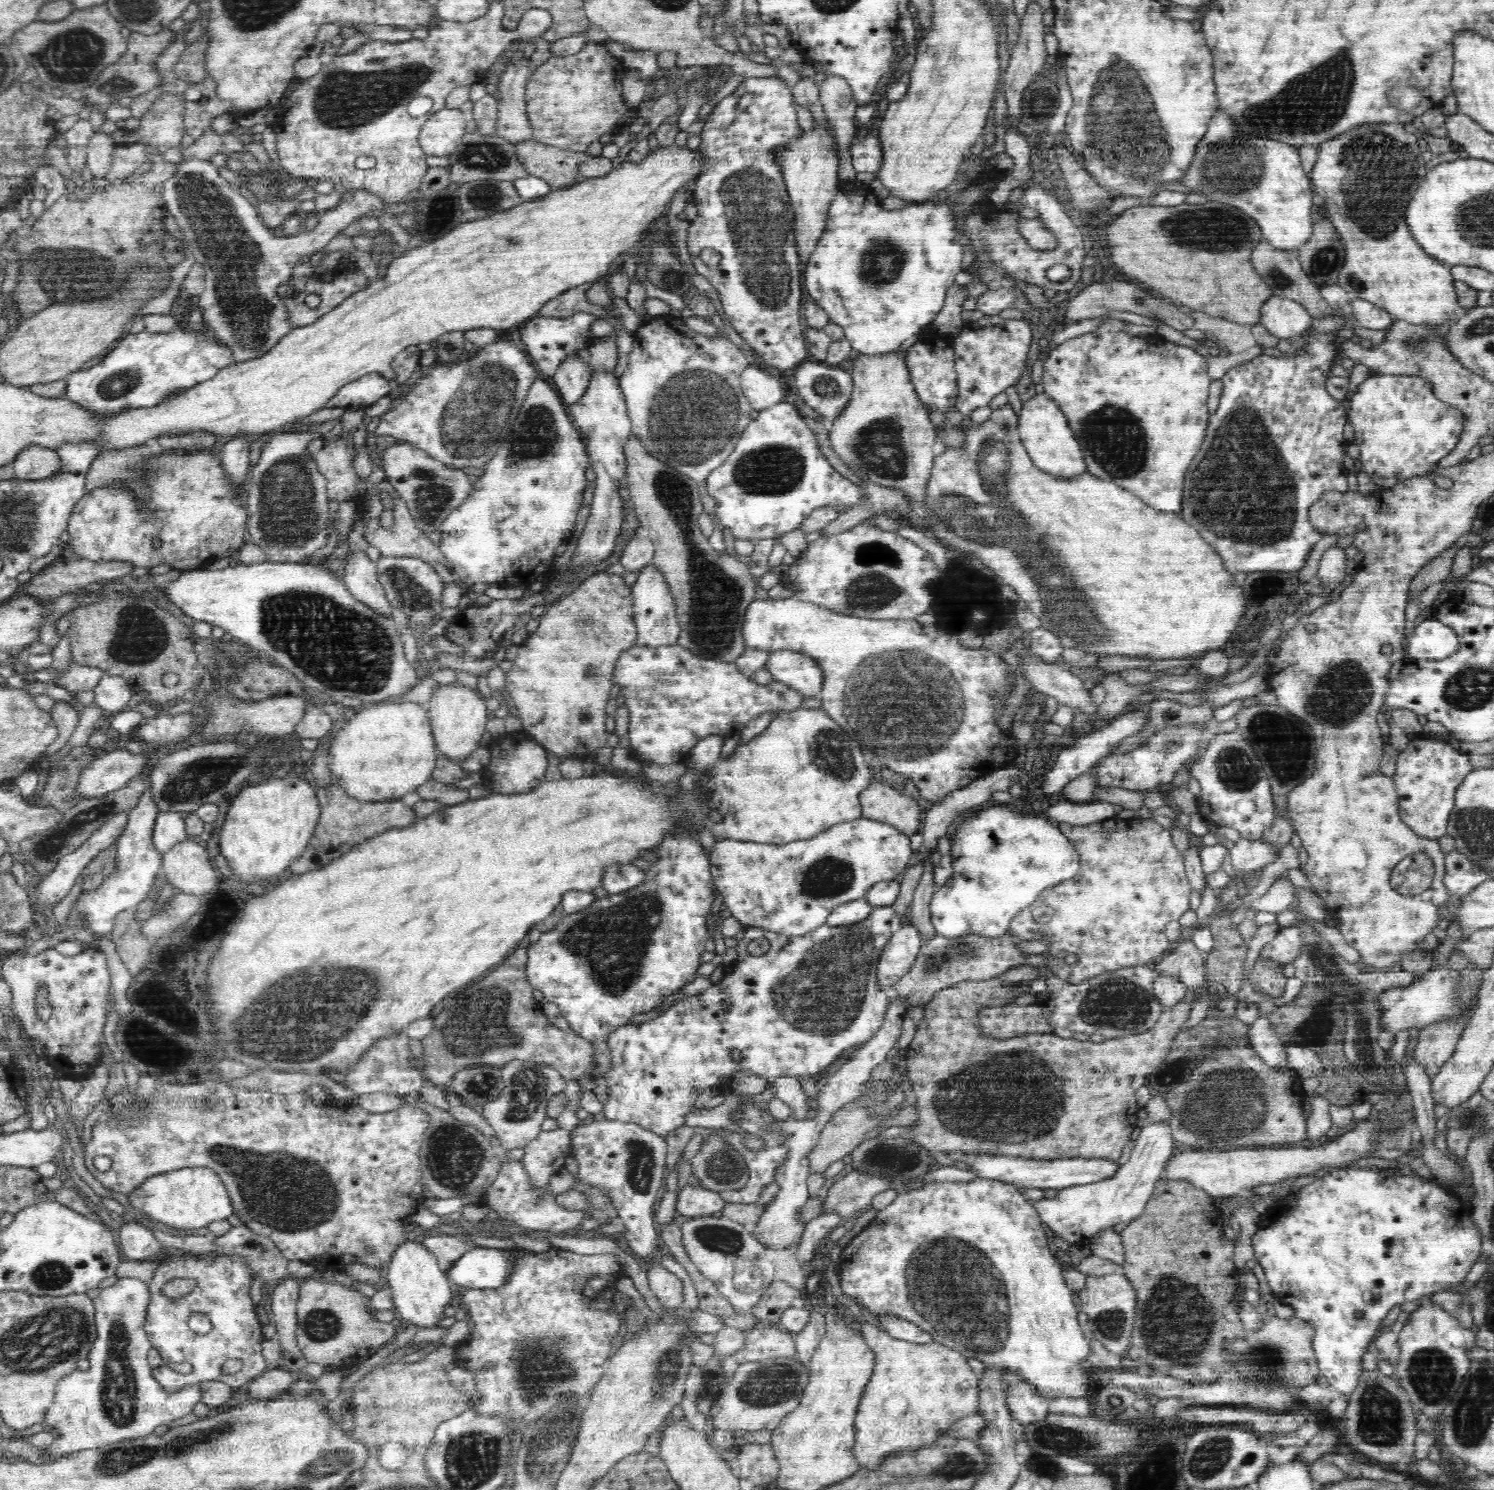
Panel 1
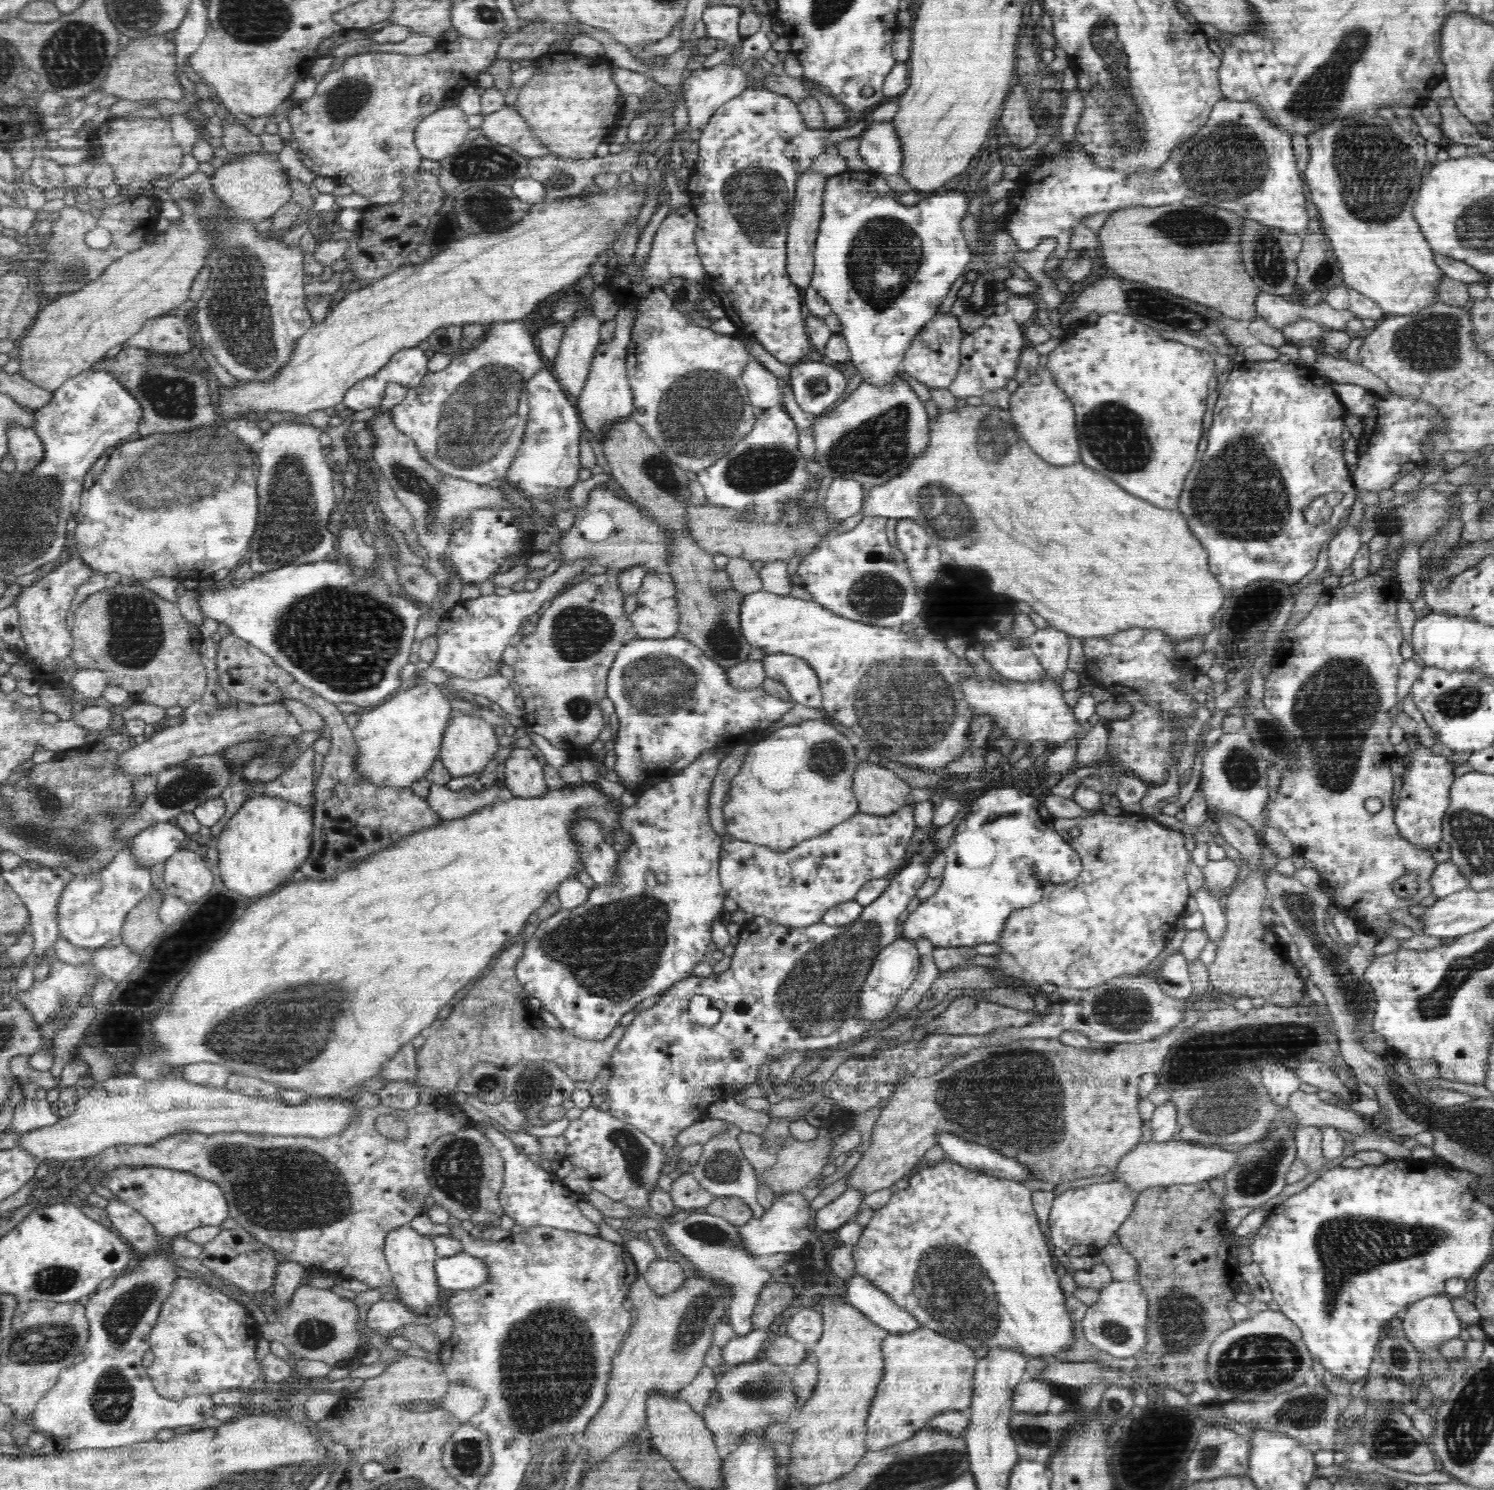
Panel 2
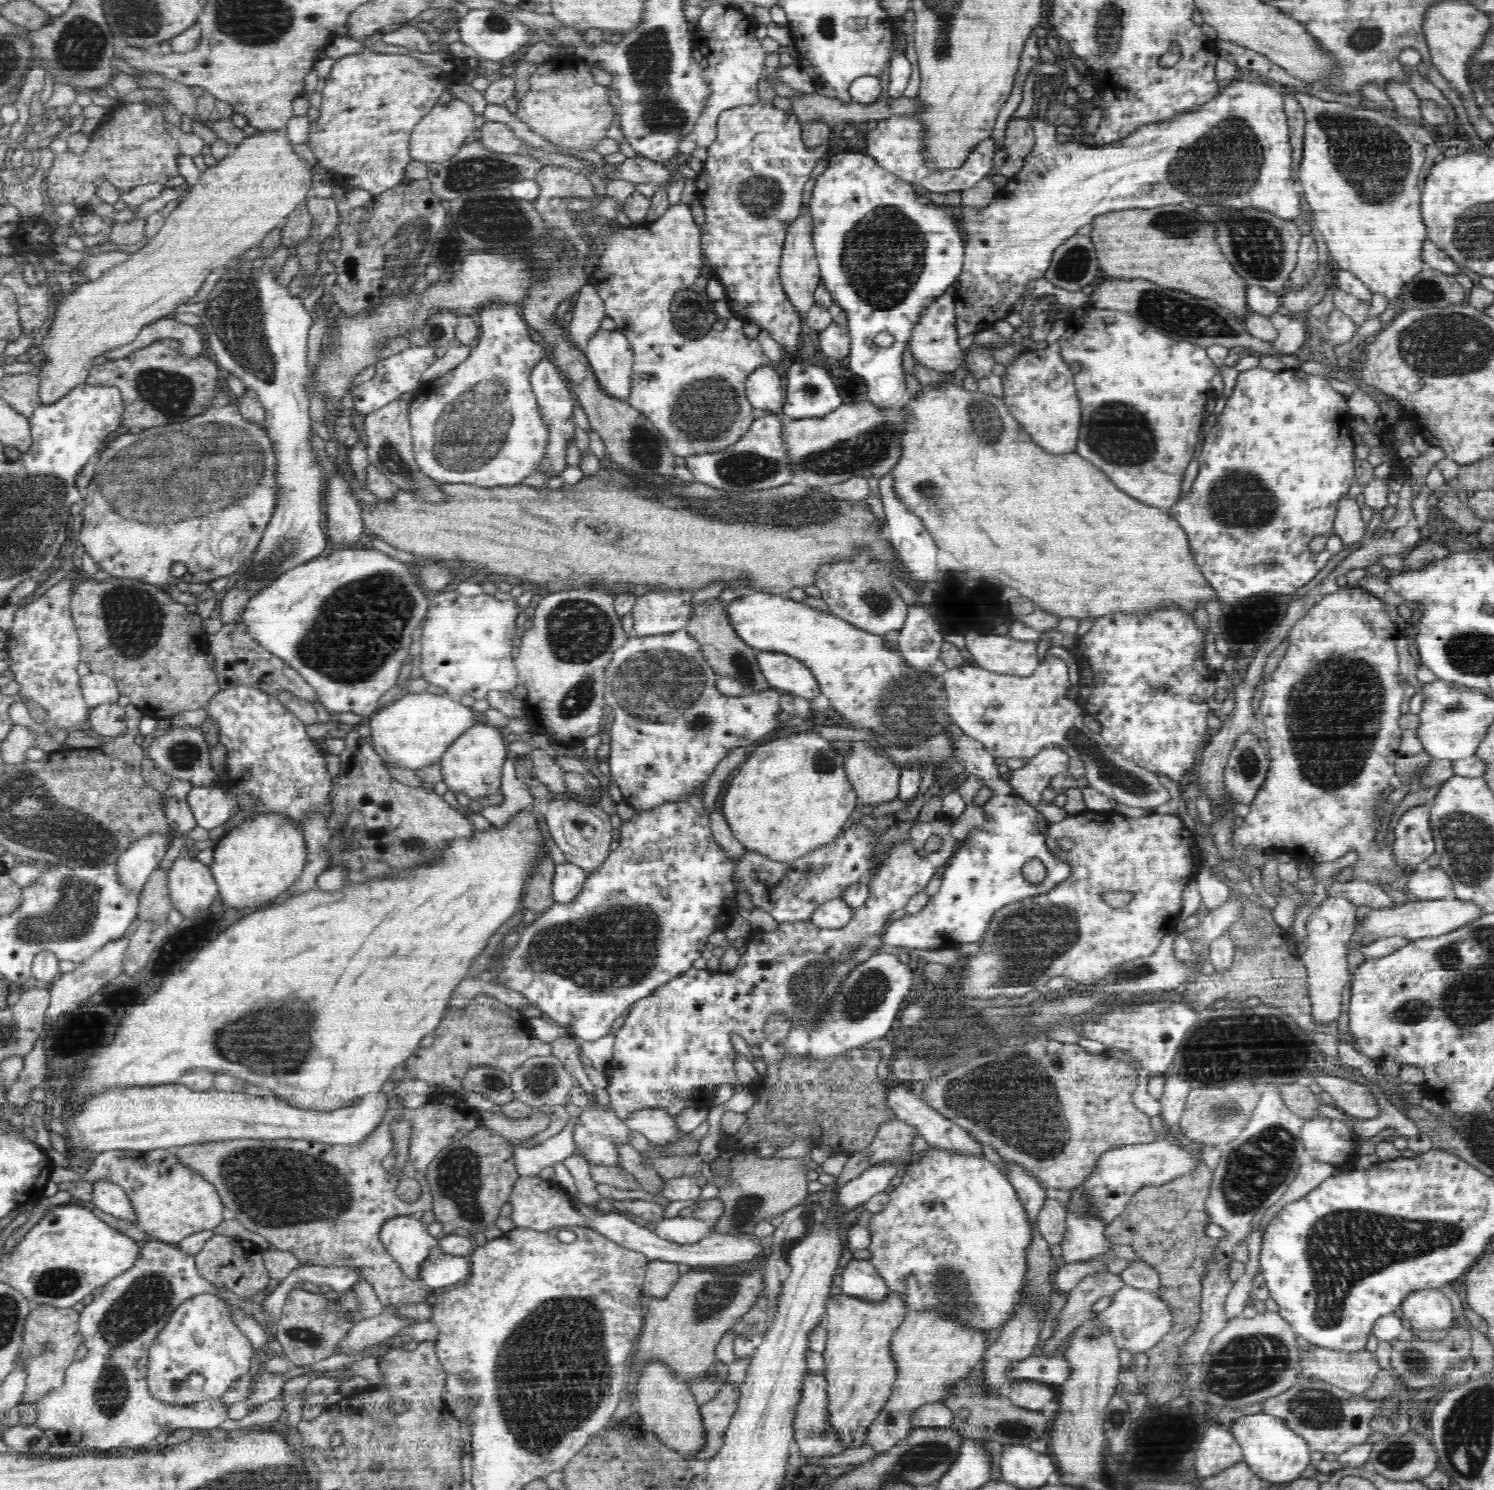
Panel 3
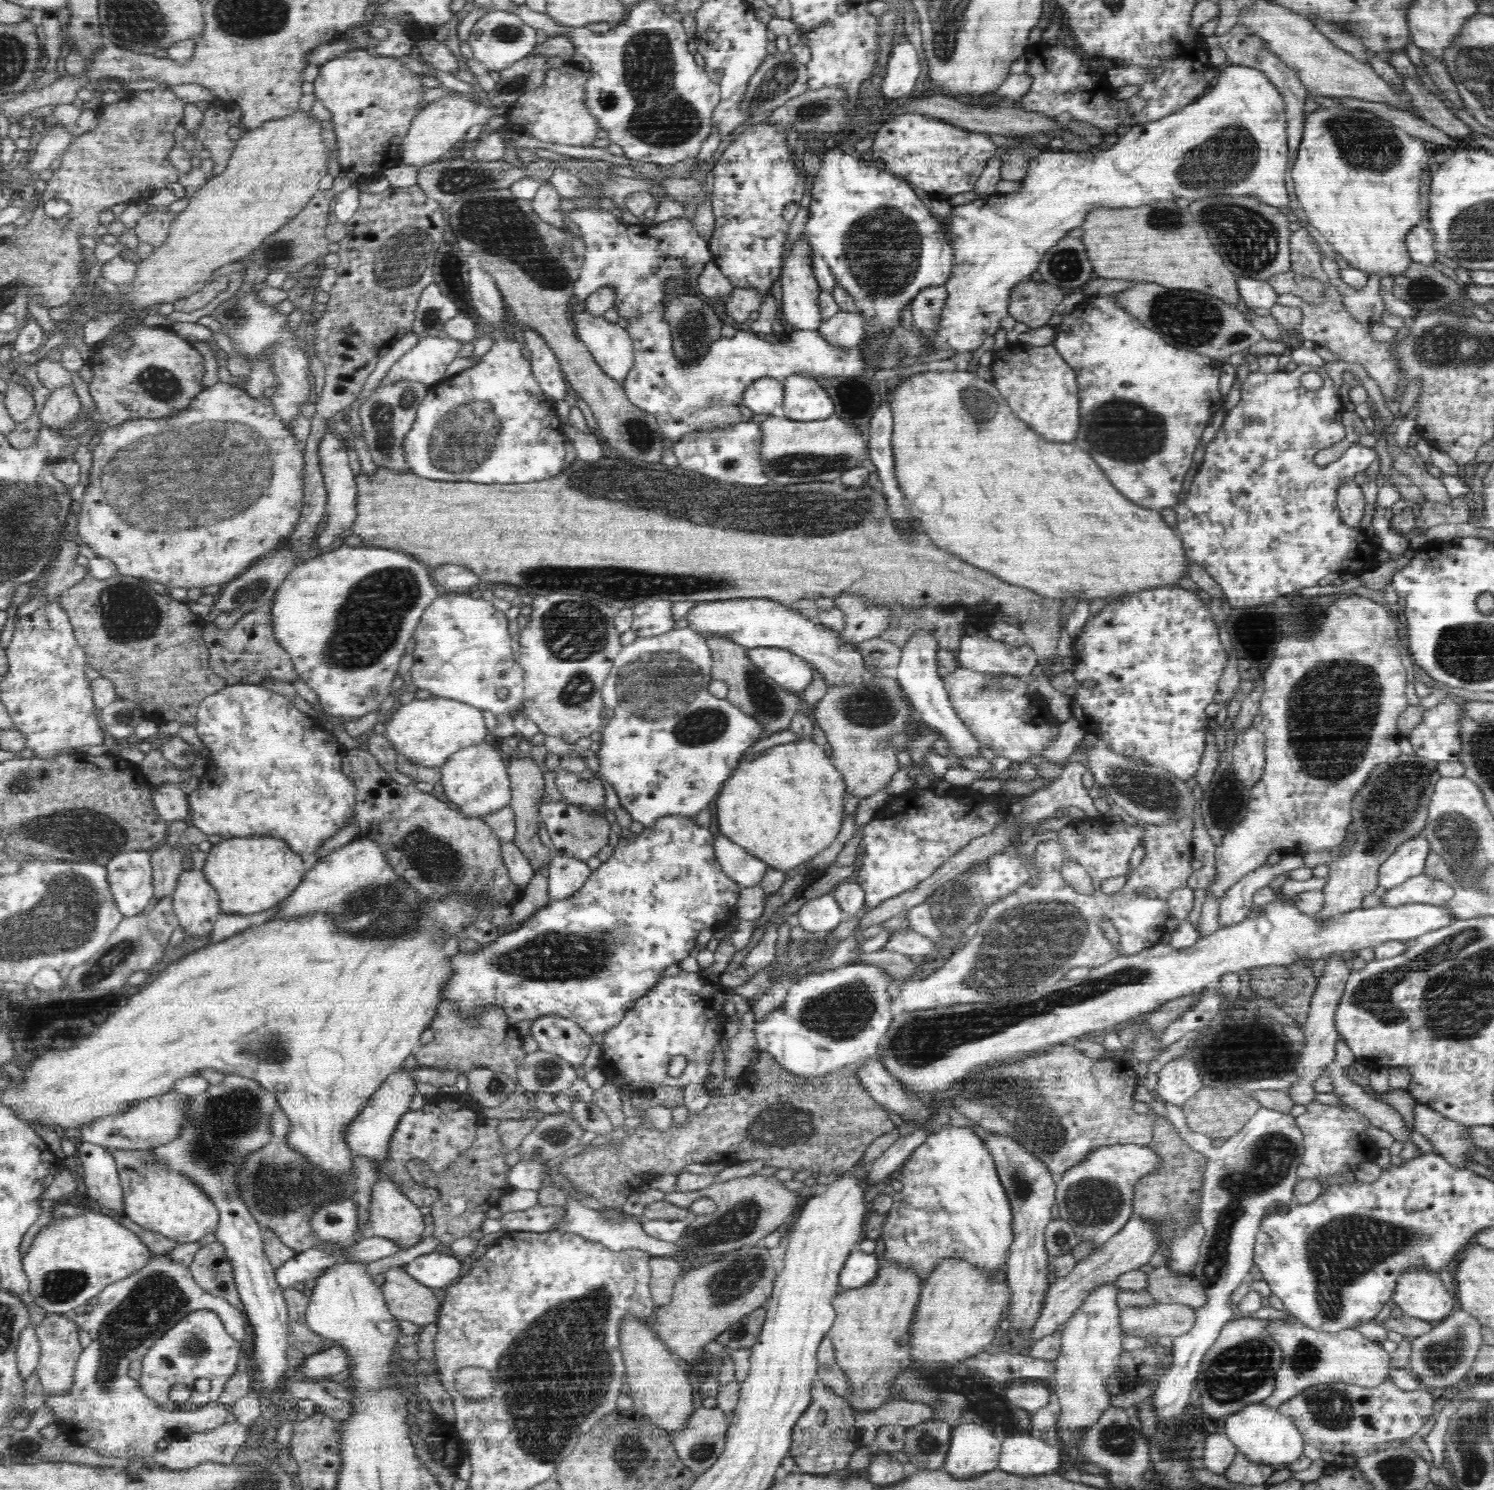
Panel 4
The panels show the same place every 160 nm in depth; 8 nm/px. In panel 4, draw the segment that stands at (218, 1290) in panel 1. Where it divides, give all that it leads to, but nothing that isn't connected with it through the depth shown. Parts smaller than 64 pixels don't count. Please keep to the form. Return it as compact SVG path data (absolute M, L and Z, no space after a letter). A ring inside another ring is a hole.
M212 1309L194 1310L169 1328L168 1332L156 1340L141 1358L140 1386L150 1400L168 1411L173 1411L177 1409L177 1404L169 1399L168 1392L176 1382L183 1382L191 1390L191 1398L181 1404L179 1409L196 1410L205 1403L214 1403L219 1400L226 1382L238 1371L236 1370L238 1358L240 1358L240 1341L226 1332L220 1317ZM198 1378L210 1380L210 1390L196 1391L194 1382Z

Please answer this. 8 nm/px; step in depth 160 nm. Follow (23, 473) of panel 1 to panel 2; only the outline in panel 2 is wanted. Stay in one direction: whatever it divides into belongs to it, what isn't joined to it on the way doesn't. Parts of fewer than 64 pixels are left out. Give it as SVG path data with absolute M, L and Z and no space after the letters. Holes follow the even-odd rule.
M14 426L7 428L8 450L17 465L17 470L28 473L38 468L44 460L44 445L34 429Z

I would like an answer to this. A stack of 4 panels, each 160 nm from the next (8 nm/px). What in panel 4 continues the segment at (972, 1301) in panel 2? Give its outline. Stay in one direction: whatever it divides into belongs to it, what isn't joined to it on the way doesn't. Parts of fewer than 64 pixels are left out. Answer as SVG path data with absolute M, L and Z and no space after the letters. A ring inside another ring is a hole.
M951 1125L931 1132L901 1169L903 1188L893 1196L882 1234L886 1240L885 1262L908 1267L922 1284L943 1258L970 1261L970 1265L984 1269L986 1275L997 1275L1000 1267L1006 1267L1008 1248L1013 1242L1011 1201L1008 1201L1007 1191L1000 1182L993 1156L972 1129Z

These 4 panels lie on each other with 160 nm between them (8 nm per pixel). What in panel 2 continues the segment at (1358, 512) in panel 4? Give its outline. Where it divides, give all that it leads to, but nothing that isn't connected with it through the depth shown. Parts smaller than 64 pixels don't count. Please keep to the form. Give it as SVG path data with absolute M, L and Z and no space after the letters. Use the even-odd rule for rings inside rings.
M1344 526L1336 532L1336 536L1330 540L1328 545L1328 569L1332 573L1341 576L1342 571L1349 568L1356 552L1362 546L1361 532L1356 526Z

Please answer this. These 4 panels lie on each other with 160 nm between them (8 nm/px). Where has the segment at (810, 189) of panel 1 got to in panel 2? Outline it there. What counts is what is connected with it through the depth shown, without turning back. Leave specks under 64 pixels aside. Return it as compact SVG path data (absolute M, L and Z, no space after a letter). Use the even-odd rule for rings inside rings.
M811 168L800 174L796 180L793 215L787 232L787 275L798 288L810 287L815 268L815 244L823 212L823 192L828 176L816 174Z

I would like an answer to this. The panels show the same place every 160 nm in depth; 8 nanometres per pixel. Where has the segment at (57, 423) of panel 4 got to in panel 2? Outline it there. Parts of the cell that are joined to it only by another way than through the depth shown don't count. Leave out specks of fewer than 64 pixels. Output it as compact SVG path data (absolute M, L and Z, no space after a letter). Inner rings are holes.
M264 148L226 160L211 175L211 184L214 184L219 200L223 200L224 204L231 208L232 216L242 216L244 220L258 224L262 220L272 218L292 198L290 179L286 172L278 159L278 153L266 151ZM183 214L177 223L172 223L165 231L156 234L155 241L144 248L121 256L102 276L91 280L79 291L58 297L50 304L42 306L38 318L30 332L22 338L22 375L34 384L55 391L61 384L78 376L80 372L102 360L106 350L117 344L127 344L140 332L143 324L156 316L164 316L189 299L190 286L202 268L207 265L206 254L212 248L212 239L204 235L204 223L196 223L196 215Z

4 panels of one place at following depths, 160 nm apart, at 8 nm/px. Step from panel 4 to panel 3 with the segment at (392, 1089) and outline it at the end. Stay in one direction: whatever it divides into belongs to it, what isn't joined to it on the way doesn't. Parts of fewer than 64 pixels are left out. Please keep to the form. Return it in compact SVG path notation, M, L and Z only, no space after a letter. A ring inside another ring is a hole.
M171 1083L154 1087L131 1087L131 1088L118 1088L108 1089L104 1093L97 1094L96 1097L88 1099L88 1102L84 1104L84 1110L74 1116L68 1124L68 1132L70 1132L70 1142L72 1142L72 1150L90 1150L90 1152L106 1152L106 1151L148 1151L154 1149L169 1149L173 1150L178 1146L184 1146L186 1144L192 1144L196 1142L208 1142L216 1140L234 1140L234 1139L306 1139L310 1142L326 1143L326 1144L360 1144L366 1136L370 1136L376 1126L382 1122L382 1116L386 1114L388 1110L388 1097L393 1093L376 1092L365 1095L364 1097L357 1099L353 1104L345 1105L344 1108L338 1108L338 1110L328 1110L328 1112L320 1112L312 1108L296 1108L295 1105L288 1104L283 1099L277 1097L260 1097L246 1095L243 1092L225 1092L218 1091L214 1088L196 1091L190 1089L182 1084Z

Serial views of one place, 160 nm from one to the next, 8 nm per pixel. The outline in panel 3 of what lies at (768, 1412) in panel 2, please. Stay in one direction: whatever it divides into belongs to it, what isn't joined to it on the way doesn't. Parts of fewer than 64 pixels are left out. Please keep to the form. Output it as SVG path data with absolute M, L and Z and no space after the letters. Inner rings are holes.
M726 1380L721 1383L716 1398L699 1406L707 1434L707 1443L704 1444L704 1450L700 1454L696 1454L693 1460L708 1462L720 1452L729 1422L737 1409L739 1398L739 1385L731 1384L731 1381Z

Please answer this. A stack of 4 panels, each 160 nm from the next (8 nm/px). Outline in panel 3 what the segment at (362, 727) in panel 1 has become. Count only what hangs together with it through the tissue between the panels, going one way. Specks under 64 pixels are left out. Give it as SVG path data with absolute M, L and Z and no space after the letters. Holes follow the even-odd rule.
M404 691L369 718L369 740L387 768L402 767L416 771L439 763L458 736L480 721L481 718L471 707L460 703L457 697L449 693L440 695L422 691L411 694Z

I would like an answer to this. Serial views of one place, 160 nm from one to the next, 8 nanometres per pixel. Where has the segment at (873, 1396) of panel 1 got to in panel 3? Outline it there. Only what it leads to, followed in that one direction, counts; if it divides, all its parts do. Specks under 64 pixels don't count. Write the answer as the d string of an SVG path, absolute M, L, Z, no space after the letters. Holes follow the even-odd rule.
M932 1309L908 1312L890 1340L892 1358L896 1361L896 1382L892 1394L881 1408L880 1414L869 1427L867 1443L882 1454L897 1446L914 1429L912 1416L925 1404L946 1402L951 1388L966 1379L987 1350L987 1334L969 1330L954 1319L944 1318Z

